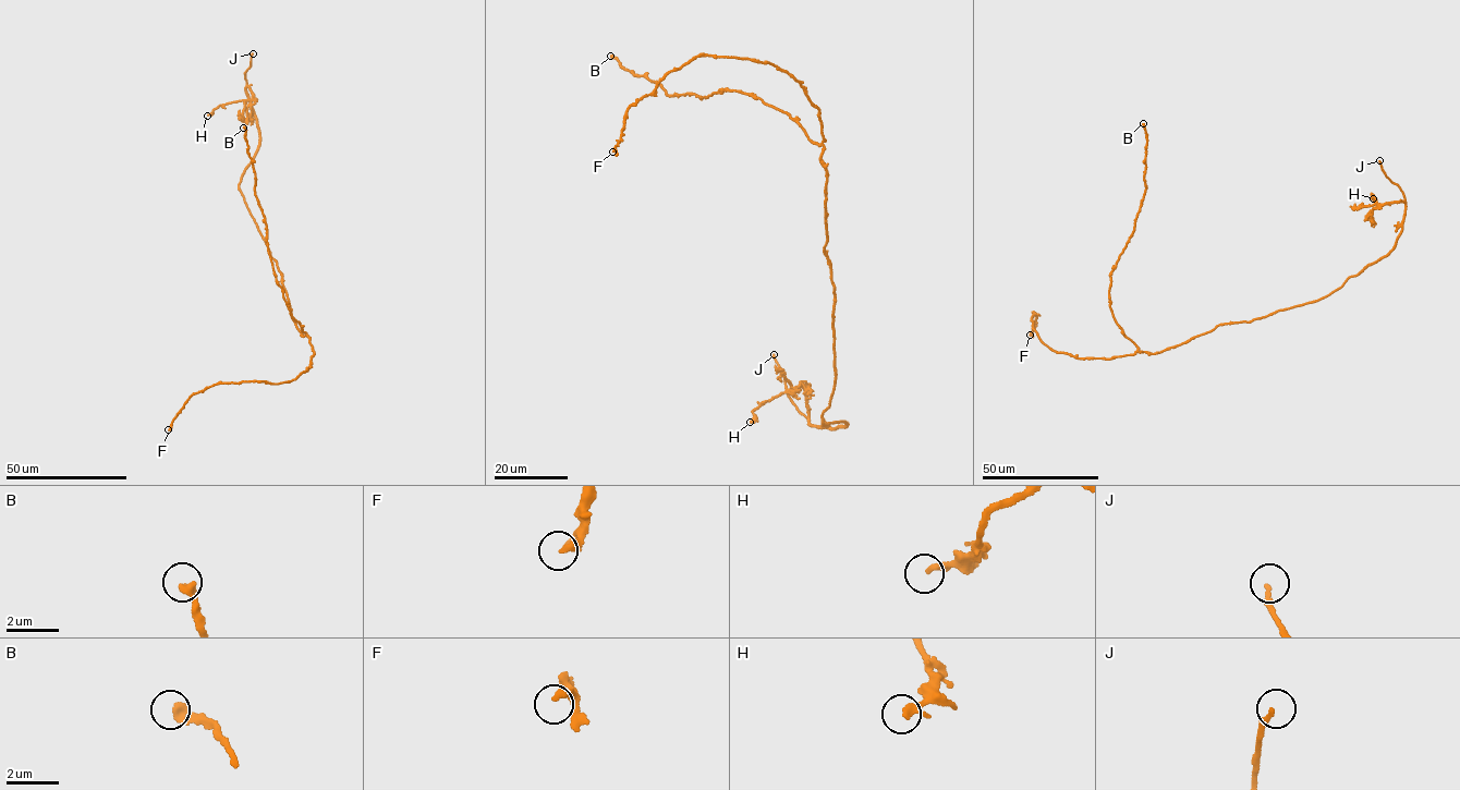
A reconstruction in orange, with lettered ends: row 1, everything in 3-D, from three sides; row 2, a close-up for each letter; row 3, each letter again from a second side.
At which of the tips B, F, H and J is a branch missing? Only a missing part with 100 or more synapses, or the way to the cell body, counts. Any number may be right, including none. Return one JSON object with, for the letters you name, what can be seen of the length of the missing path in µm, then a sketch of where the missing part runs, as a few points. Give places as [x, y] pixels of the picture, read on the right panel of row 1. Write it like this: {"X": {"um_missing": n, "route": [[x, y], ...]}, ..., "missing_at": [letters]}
{"J": {"um_missing": 8}, "missing_at": ["J"]}

